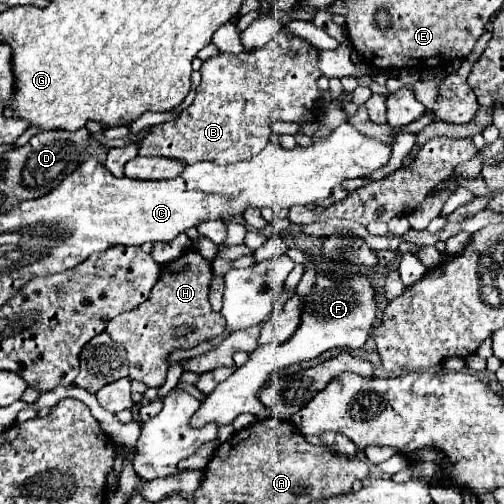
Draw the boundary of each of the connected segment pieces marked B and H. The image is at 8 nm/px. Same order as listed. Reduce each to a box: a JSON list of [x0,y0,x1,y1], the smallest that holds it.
[[136,28,322,164],[106,250,226,386]]

